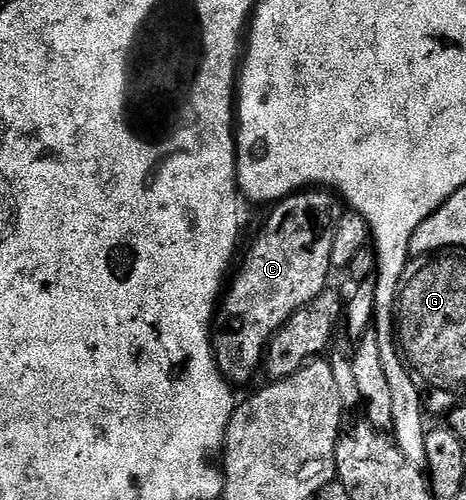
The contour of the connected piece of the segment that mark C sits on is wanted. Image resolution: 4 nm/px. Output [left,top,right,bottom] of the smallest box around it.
[212,188,344,383]

